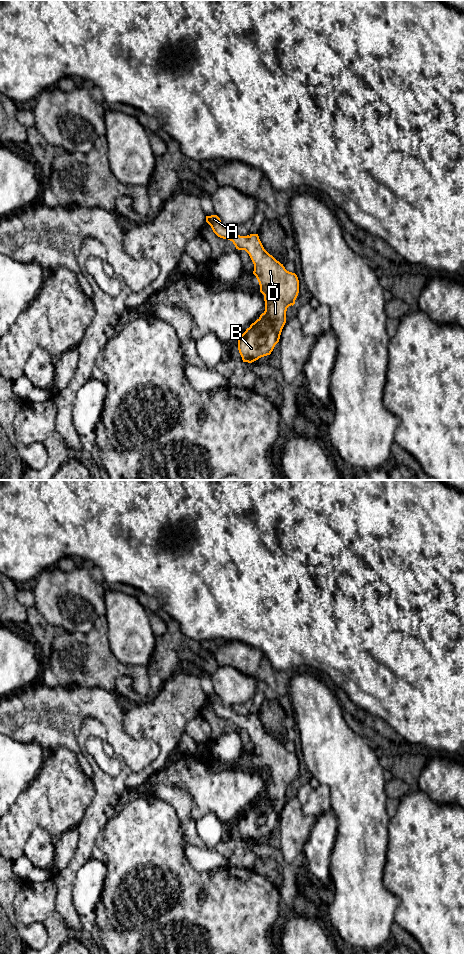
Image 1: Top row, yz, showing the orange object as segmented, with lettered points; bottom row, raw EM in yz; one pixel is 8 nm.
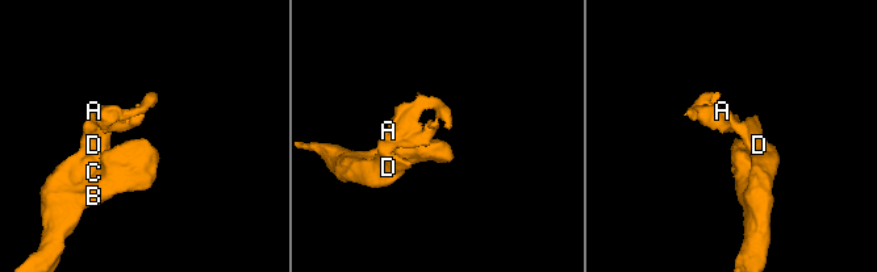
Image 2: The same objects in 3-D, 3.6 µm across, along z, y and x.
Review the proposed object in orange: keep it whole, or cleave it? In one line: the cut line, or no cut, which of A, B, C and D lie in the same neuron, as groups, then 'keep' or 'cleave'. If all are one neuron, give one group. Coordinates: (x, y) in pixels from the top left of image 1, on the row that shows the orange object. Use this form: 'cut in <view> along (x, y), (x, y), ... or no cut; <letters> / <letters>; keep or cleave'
no cut; A B C D; keep

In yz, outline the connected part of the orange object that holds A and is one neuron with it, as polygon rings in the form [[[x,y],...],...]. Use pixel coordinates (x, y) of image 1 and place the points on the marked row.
[[[217,215],[206,216],[206,222],[218,237],[232,241],[238,250],[245,250],[254,264],[253,274],[259,282],[260,292],[264,295],[265,311],[237,339],[238,350],[243,362],[252,363],[261,357],[270,355],[279,342],[286,323],[287,308],[295,304],[299,293],[299,280],[295,273],[287,271],[283,264],[264,249],[258,234],[240,236],[233,227],[225,226]]]

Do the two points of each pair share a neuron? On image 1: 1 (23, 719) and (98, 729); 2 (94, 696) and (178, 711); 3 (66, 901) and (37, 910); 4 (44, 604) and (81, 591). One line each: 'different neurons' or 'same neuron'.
1: different neurons
2: different neurons
3: different neurons
4: same neuron

